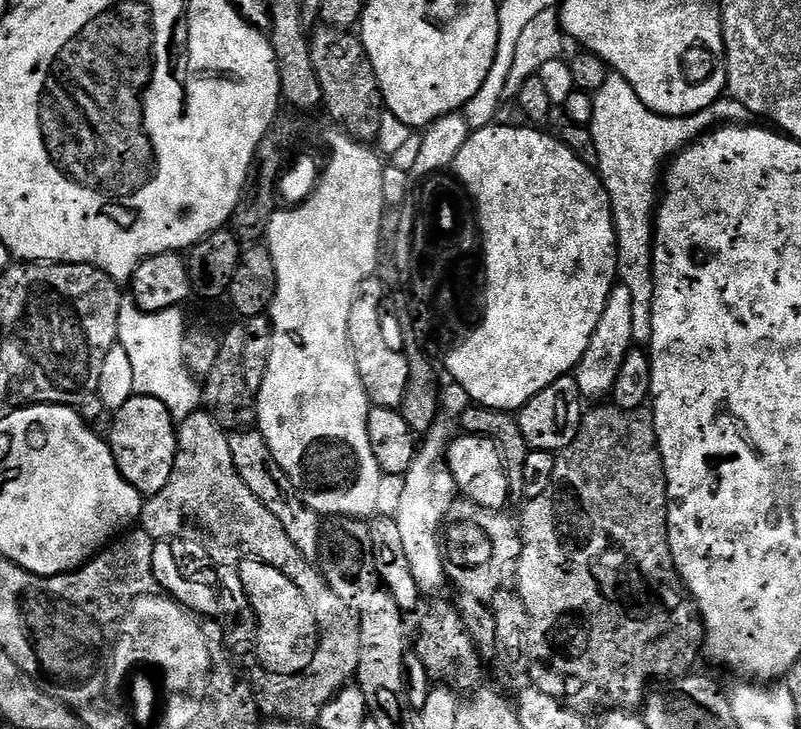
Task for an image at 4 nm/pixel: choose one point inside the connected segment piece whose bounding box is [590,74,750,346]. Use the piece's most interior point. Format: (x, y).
(635, 144)

